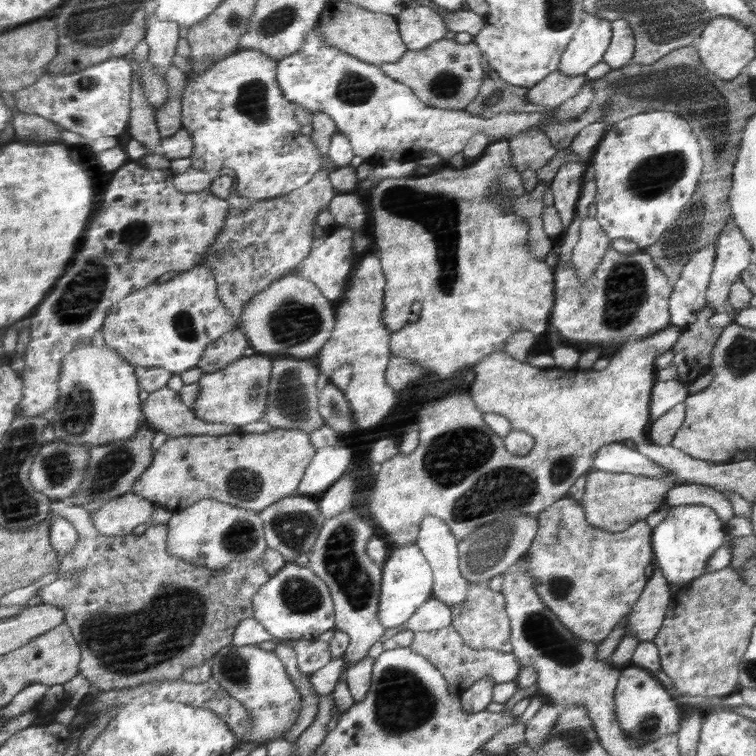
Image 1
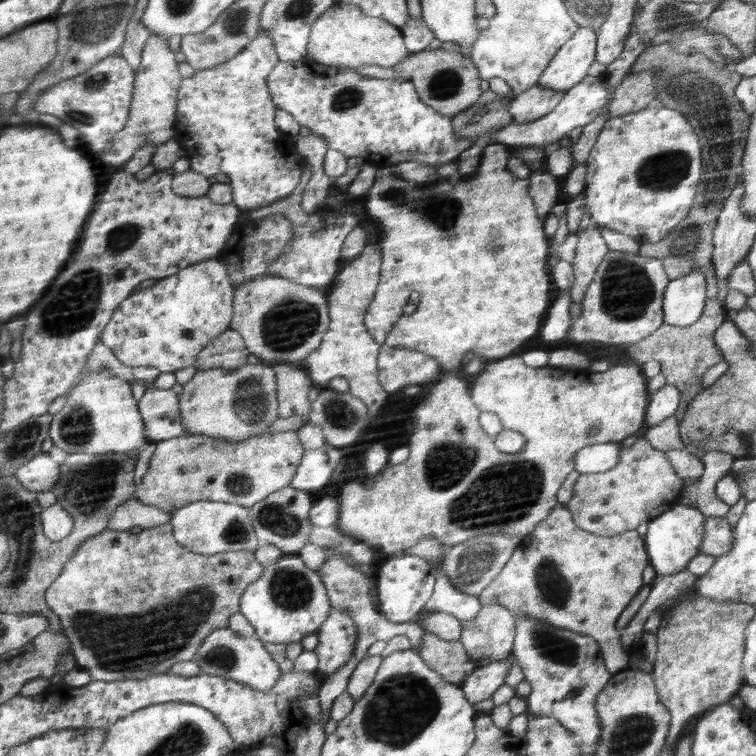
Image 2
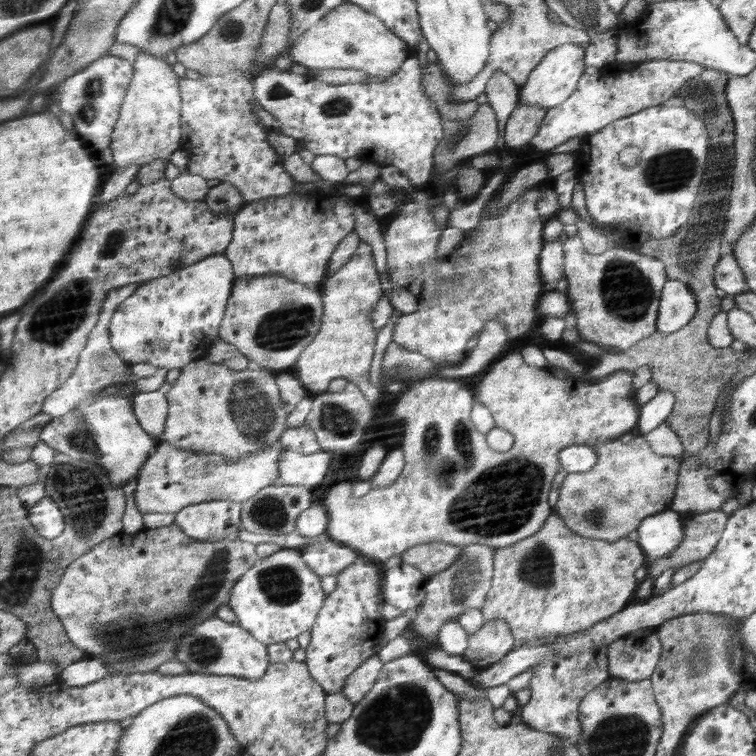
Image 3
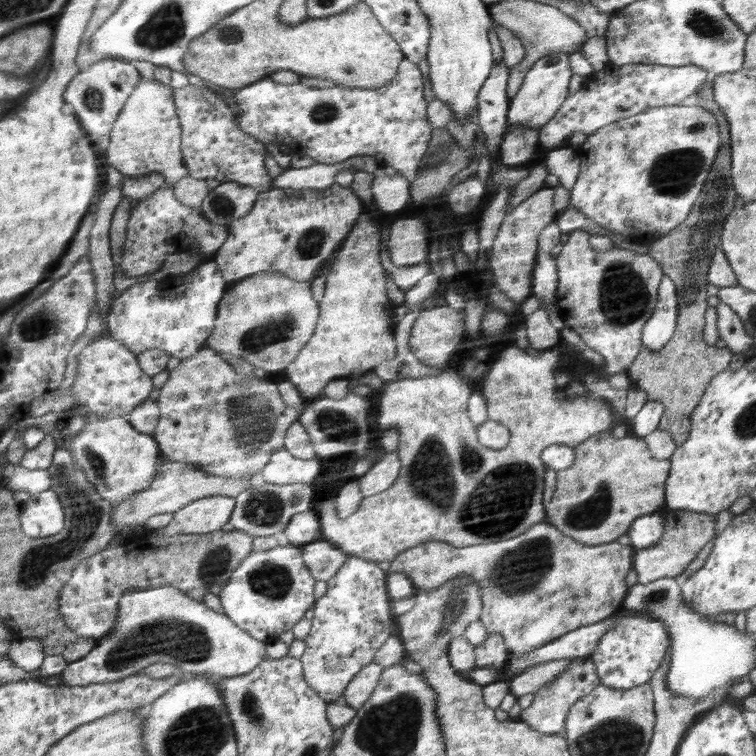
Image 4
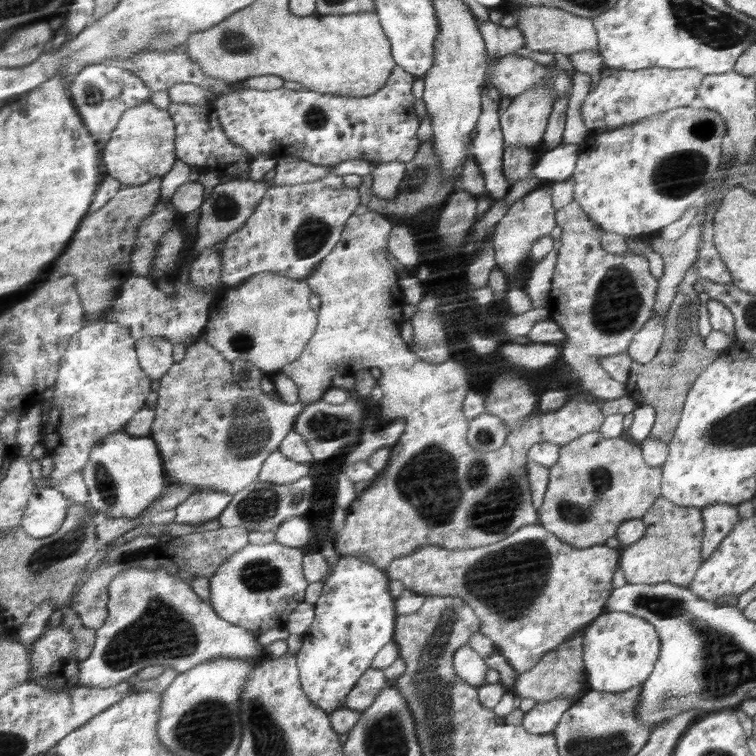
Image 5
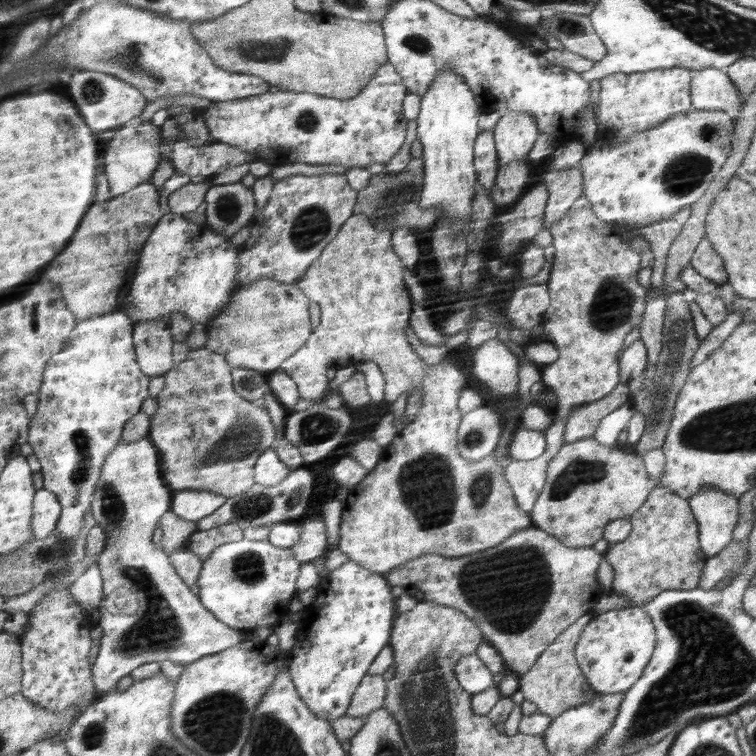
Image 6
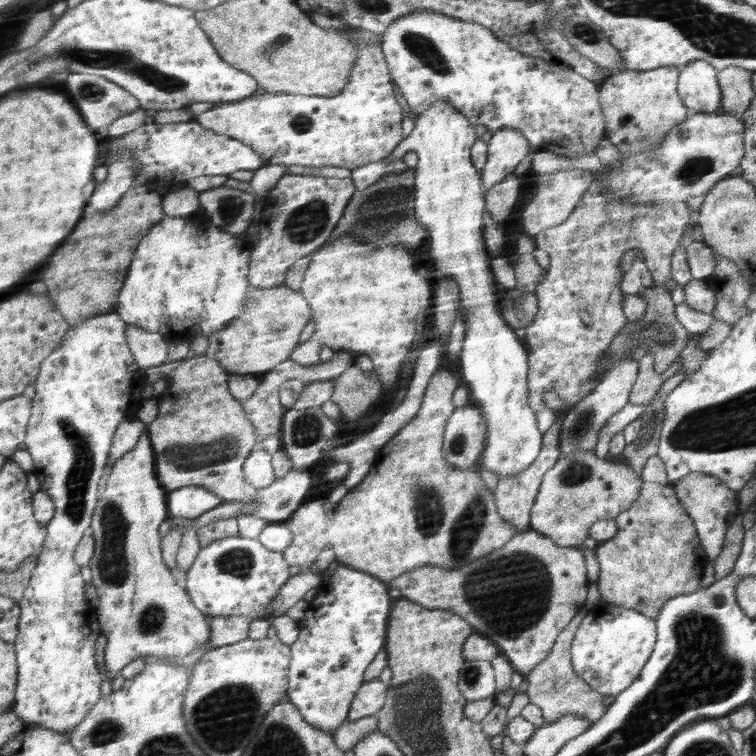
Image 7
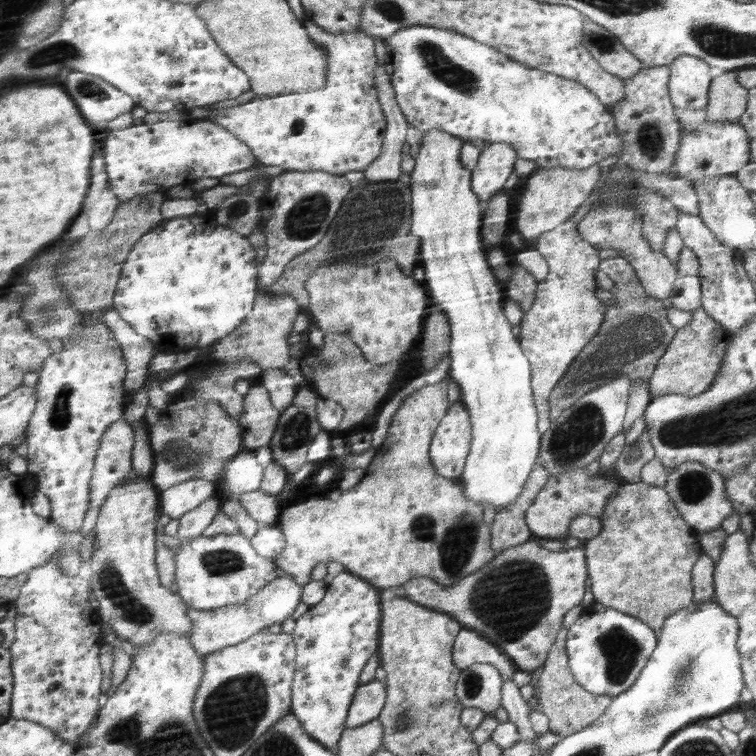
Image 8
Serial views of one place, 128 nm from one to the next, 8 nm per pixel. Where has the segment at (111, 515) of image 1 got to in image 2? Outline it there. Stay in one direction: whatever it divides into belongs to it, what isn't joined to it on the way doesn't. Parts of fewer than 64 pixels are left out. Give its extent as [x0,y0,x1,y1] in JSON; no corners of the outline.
[108,497,174,531]

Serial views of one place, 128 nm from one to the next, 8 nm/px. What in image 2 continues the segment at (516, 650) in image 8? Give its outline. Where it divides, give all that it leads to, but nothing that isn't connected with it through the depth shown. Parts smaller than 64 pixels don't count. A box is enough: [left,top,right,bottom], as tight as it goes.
[479,503,649,675]

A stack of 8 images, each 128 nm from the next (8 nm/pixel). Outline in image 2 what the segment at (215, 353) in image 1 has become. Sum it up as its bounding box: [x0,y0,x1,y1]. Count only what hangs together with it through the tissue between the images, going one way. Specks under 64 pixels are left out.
[195,328,249,370]

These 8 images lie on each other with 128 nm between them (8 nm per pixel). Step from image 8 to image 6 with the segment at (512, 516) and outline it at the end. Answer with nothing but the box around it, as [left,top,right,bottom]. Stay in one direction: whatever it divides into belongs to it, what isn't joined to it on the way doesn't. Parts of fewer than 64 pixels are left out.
[504,195,693,513]

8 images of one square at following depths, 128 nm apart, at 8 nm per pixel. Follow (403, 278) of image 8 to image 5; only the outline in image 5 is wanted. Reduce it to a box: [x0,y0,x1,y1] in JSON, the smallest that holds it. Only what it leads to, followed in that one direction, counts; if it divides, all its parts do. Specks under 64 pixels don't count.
[281,206,605,569]

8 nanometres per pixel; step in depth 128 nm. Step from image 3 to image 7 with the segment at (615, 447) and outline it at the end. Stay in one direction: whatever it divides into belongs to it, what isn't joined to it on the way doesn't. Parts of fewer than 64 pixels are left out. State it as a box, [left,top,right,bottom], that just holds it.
[529,450,642,547]

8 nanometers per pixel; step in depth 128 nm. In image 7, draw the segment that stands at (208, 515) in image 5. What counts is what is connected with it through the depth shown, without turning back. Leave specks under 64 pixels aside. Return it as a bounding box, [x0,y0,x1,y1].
[169,486,225,519]

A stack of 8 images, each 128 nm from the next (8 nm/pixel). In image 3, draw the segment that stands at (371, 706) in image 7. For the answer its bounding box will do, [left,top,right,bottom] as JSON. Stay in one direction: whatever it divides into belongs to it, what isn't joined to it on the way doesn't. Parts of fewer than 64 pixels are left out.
[342,654,384,704]

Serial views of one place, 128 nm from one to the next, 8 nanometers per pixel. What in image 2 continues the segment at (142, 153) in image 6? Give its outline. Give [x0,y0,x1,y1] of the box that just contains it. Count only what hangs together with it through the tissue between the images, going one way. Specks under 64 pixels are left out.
[101,35,185,169]

